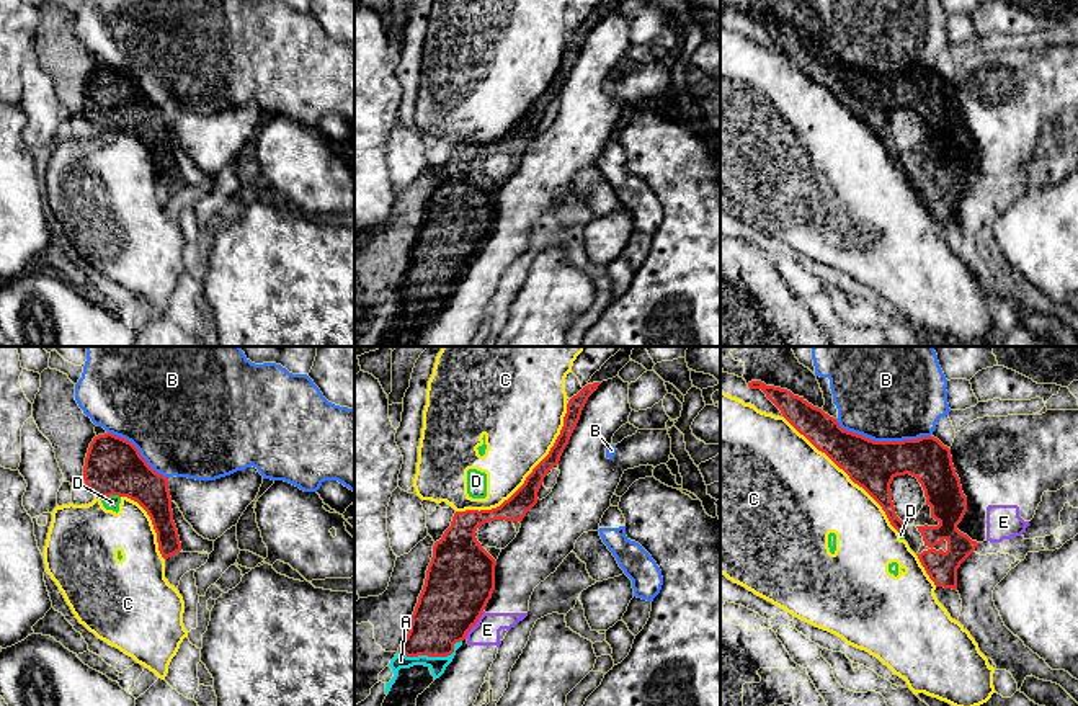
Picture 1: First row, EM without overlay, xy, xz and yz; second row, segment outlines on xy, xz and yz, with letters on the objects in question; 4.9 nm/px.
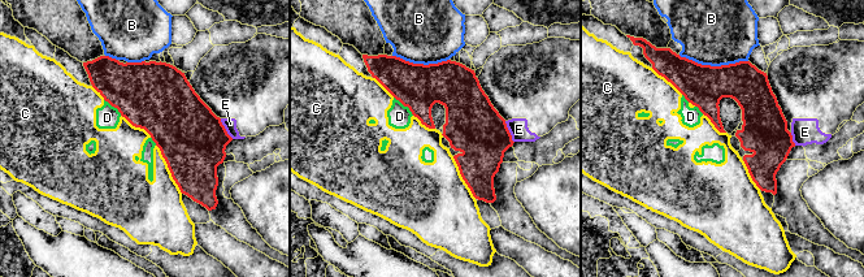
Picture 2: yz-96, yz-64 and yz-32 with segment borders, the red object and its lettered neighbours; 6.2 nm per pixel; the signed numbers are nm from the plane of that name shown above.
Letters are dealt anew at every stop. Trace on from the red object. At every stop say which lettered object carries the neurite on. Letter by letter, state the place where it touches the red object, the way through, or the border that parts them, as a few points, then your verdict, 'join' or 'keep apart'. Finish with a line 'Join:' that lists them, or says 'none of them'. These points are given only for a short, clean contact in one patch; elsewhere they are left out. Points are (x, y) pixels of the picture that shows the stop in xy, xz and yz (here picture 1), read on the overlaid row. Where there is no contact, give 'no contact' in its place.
A: contact xz (432, 656); join
B: contact yz (882, 442); keep apart
C: contact xz (526, 478); keep apart
D: contact xy (110, 494); keep apart
E: contact xz (476, 623); border xz (484, 612), (464, 638); keep apart
Join: A

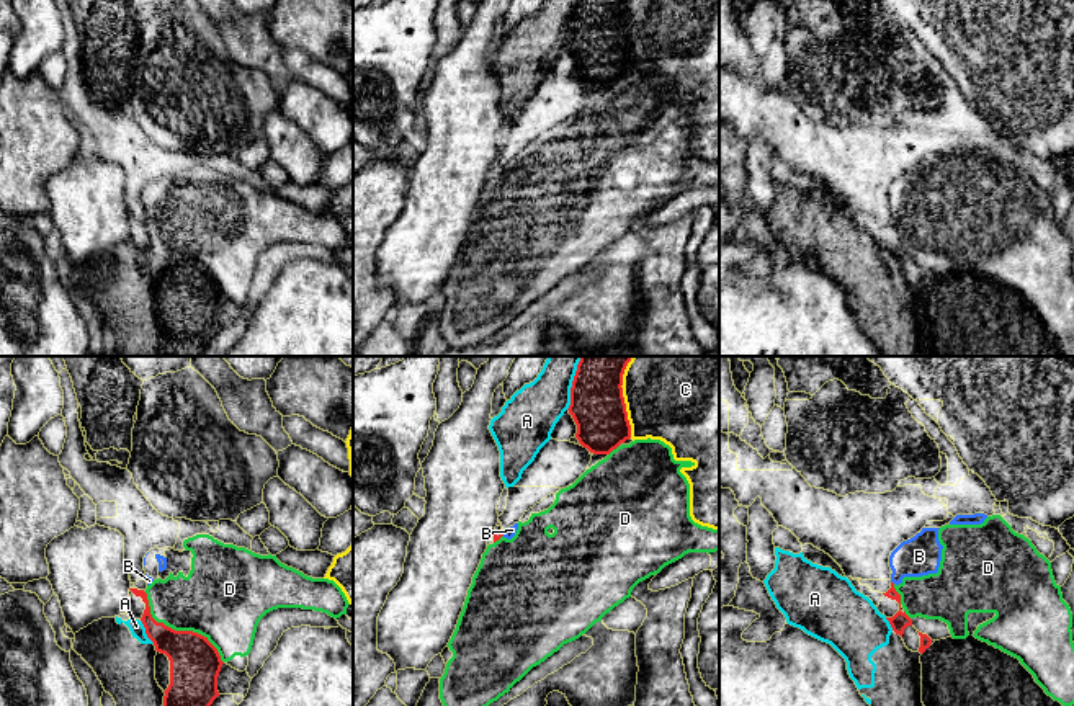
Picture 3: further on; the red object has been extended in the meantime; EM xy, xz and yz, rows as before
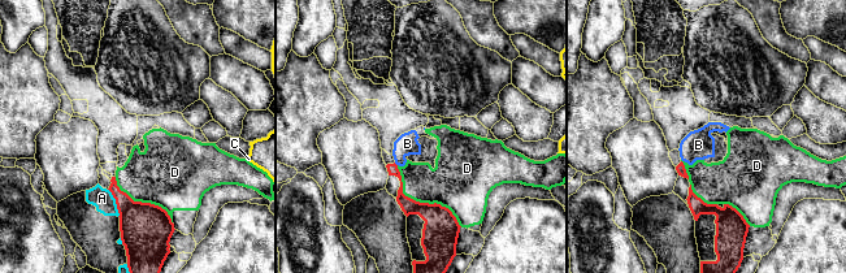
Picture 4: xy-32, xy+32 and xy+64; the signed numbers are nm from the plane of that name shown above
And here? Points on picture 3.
A: contact xz (572, 383); keep apart
B: contact xz (505, 530); border xz (509, 528), (502, 535); keep apart
C: contact xz (623, 397); keep apart
D: contact xy (178, 631); keep apart
Join: none of them

